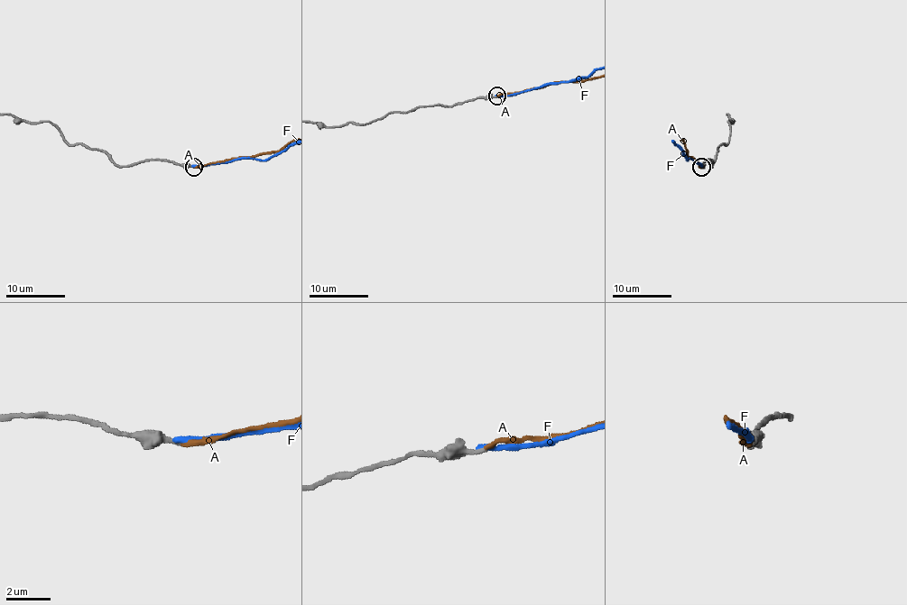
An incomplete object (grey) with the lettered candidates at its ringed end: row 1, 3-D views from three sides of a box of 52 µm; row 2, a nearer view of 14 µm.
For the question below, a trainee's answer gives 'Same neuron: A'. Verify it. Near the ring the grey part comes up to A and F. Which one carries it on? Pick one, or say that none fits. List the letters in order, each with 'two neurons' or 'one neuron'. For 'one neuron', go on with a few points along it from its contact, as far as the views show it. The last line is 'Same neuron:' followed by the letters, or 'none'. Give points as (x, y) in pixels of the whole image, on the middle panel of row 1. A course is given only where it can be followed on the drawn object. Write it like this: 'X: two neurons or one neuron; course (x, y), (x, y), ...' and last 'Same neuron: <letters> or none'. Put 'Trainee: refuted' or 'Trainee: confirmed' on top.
Trainee: confirmed
A: one neuron
F: two neurons
Same neuron: A

